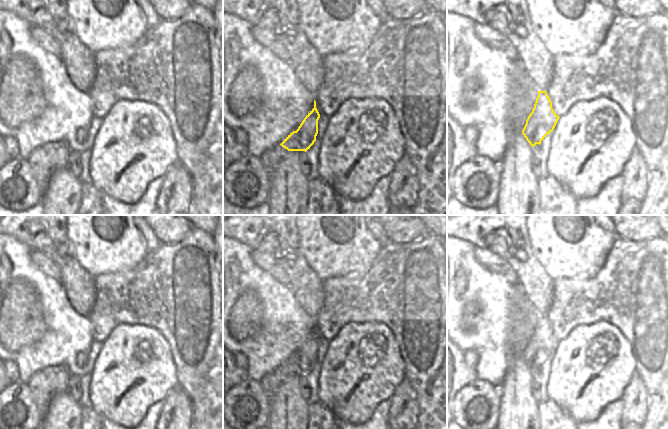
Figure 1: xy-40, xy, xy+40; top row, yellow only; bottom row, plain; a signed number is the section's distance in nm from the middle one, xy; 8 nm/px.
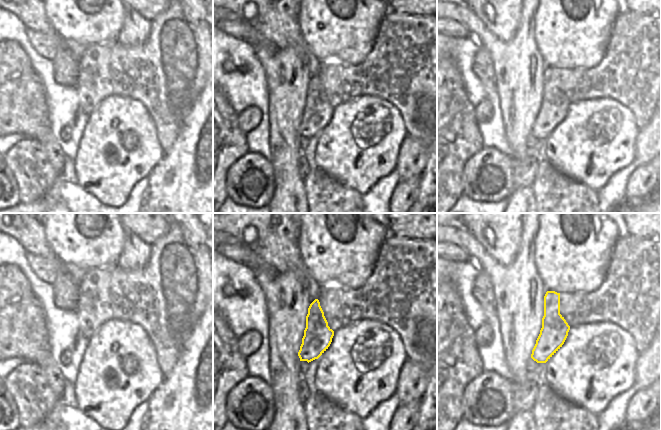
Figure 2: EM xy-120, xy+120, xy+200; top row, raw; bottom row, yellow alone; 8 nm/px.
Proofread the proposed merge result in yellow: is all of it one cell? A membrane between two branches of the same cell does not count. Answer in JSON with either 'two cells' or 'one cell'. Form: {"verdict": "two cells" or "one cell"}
{"verdict": "two cells"}

